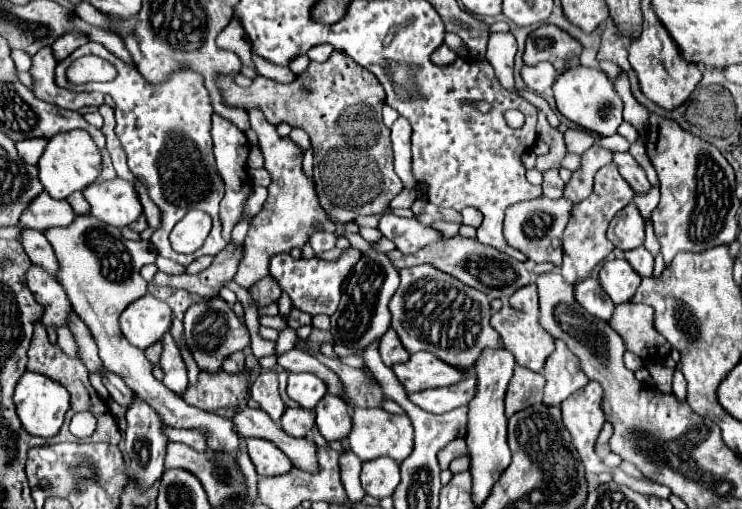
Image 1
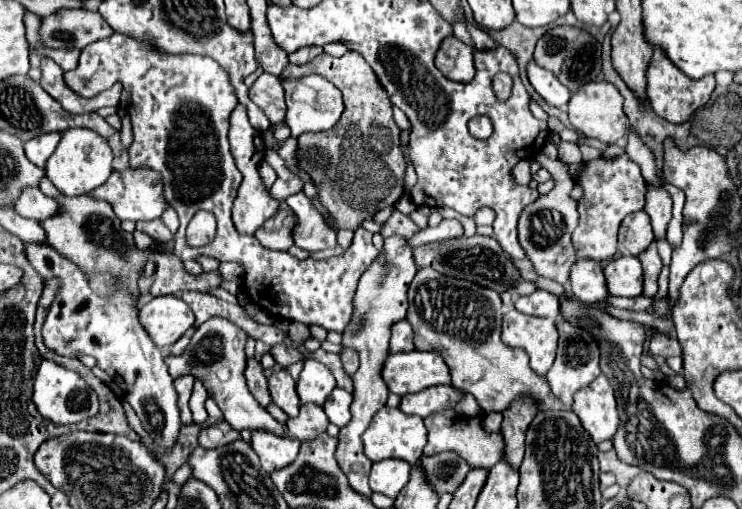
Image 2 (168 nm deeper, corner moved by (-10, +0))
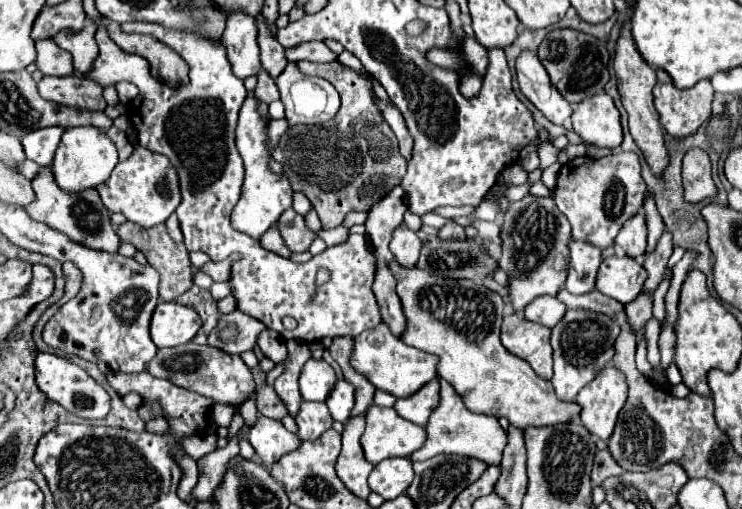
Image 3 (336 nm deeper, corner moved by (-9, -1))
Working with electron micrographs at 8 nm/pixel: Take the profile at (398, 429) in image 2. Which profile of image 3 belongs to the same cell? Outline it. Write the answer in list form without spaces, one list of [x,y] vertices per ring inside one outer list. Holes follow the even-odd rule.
[[[376,404],[368,408],[362,448],[370,464],[378,464],[394,456],[408,458],[424,444],[424,440],[424,428],[400,418],[394,408],[382,408]]]

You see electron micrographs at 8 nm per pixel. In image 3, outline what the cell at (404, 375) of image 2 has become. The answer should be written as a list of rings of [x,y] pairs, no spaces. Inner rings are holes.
[[[384,322],[372,330],[362,332],[358,338],[354,338],[354,352],[350,356],[350,366],[358,374],[368,378],[374,384],[374,388],[390,392],[396,398],[406,398],[414,394],[418,388],[422,388],[426,380],[436,378],[436,364],[438,364],[436,356],[420,352],[418,348],[406,346],[400,338],[396,338],[390,332],[390,328]]]

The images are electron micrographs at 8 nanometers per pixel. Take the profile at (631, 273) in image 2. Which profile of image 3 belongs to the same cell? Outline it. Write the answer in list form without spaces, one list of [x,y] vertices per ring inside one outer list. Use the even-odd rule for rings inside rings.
[[[612,256],[602,260],[596,276],[596,290],[604,296],[618,300],[620,304],[630,304],[642,290],[646,280],[646,270],[640,262],[628,256]]]

